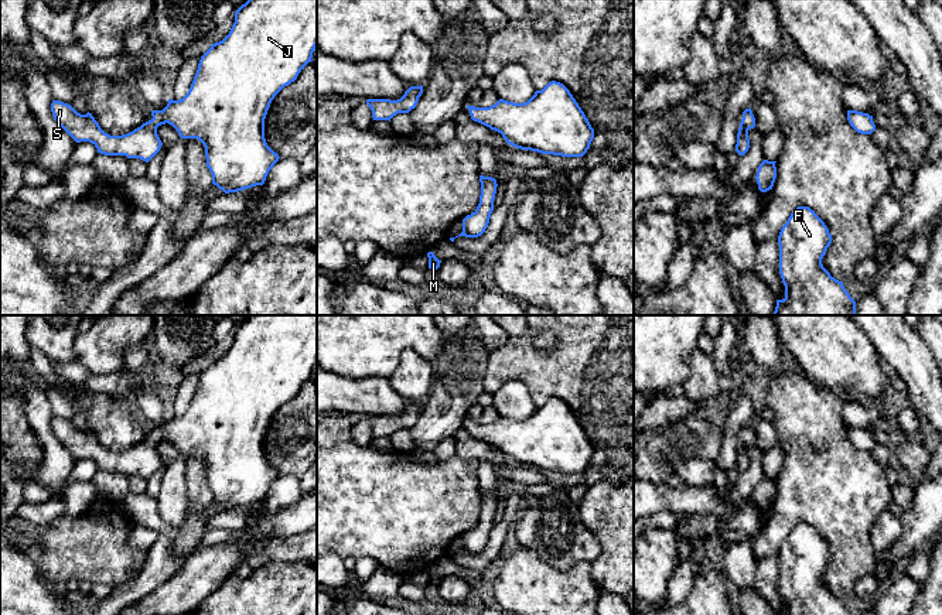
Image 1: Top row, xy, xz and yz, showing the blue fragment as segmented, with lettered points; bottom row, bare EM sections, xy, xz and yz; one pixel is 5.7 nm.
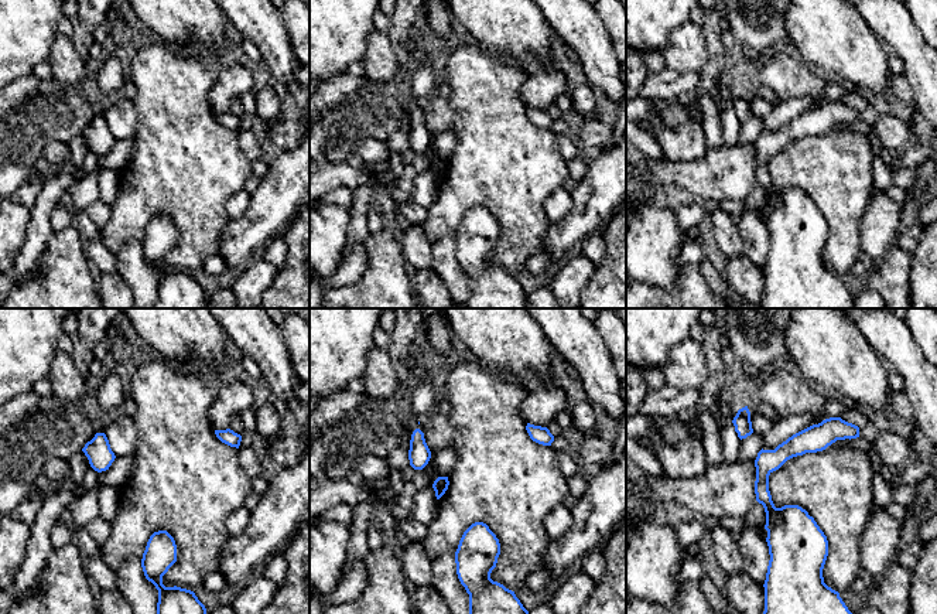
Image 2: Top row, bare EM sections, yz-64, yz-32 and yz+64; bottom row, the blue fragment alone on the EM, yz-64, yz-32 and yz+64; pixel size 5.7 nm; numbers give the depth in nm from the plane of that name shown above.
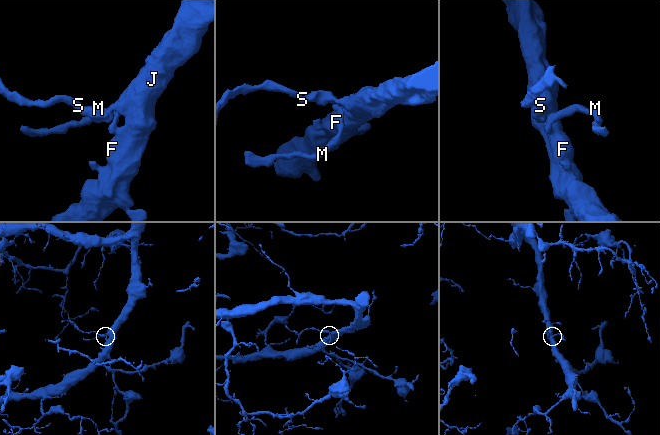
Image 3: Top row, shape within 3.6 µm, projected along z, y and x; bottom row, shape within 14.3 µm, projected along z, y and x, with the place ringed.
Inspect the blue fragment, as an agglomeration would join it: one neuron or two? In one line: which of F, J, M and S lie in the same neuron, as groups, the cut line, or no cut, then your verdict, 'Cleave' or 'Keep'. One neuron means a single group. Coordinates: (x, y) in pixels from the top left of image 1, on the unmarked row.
Groups: F J M S. No split. Keep

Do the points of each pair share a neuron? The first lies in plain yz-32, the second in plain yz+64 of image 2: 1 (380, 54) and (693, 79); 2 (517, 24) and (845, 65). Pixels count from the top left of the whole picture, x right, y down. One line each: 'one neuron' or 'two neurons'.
1: two neurons
2: one neuron

